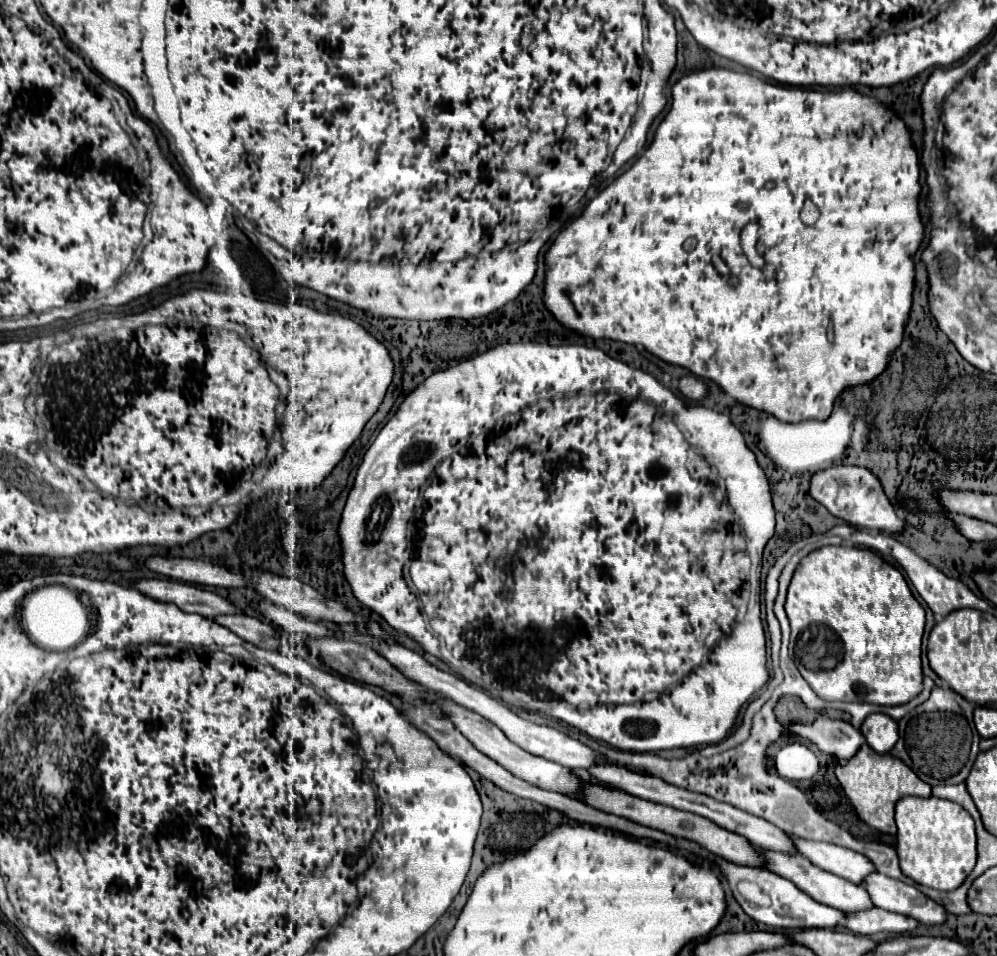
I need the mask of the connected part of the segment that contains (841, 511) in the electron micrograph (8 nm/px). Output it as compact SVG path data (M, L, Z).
M832 466L826 470L818 470L816 474L812 474L810 478L810 490L808 494L820 502L822 506L826 506L826 510L836 516L842 518L844 522L864 528L864 530L880 530L880 532L900 532L904 522L896 516L896 510L892 506L892 502L886 498L880 480L868 470L868 468L860 468L860 466Z

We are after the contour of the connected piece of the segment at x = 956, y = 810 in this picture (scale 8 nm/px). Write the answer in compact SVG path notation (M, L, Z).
M904 796L896 802L896 852L902 872L918 884L936 890L954 890L976 864L976 832L972 816L944 798Z

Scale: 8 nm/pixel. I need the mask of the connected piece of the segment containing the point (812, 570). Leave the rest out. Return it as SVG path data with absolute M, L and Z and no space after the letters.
M840 545L824 546L810 552L792 576L786 598L786 616L792 626L792 660L810 688L824 700L898 706L920 694L924 608L912 596L902 572L872 550Z

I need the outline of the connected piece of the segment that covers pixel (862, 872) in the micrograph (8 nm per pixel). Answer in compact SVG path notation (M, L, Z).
M788 834L792 840L796 852L806 856L814 866L832 872L840 878L846 878L850 882L862 884L862 880L874 872L872 862L866 856L860 856L858 852L852 852L850 848L842 848L836 844L826 844L826 842L814 842L814 840L804 840L800 836Z

